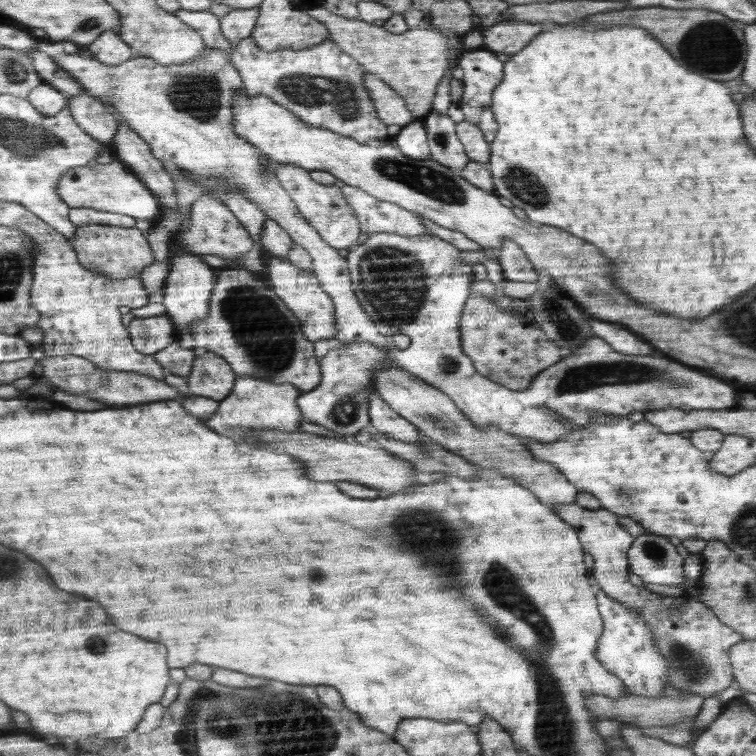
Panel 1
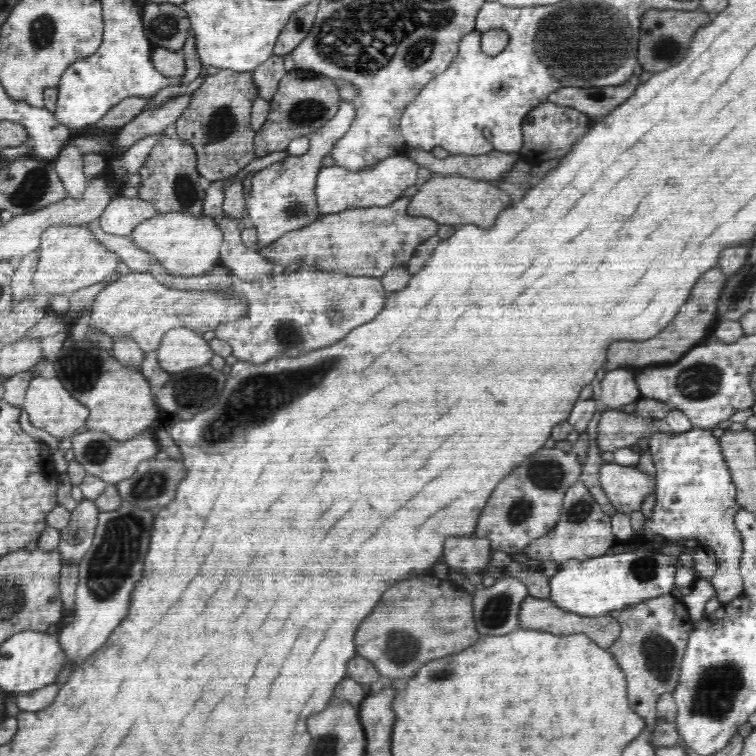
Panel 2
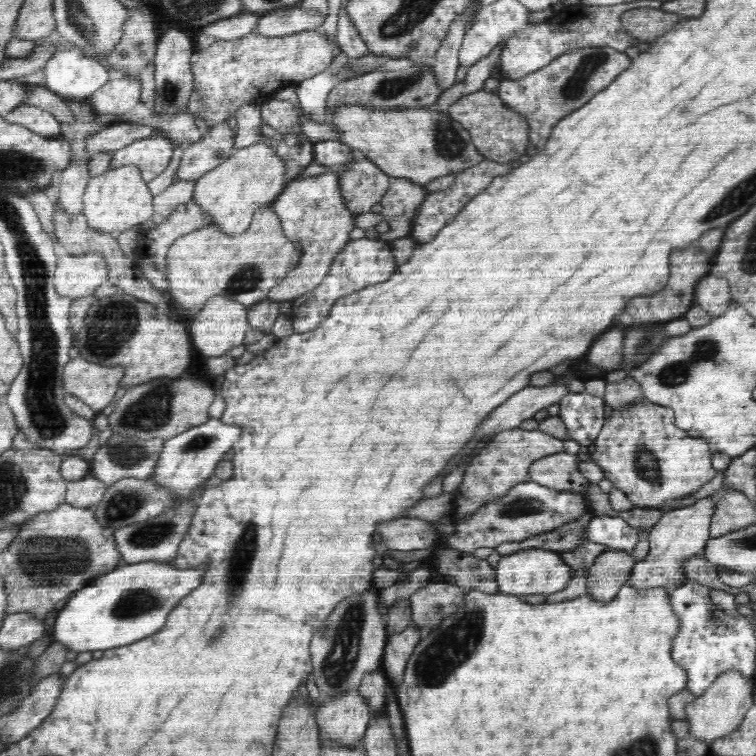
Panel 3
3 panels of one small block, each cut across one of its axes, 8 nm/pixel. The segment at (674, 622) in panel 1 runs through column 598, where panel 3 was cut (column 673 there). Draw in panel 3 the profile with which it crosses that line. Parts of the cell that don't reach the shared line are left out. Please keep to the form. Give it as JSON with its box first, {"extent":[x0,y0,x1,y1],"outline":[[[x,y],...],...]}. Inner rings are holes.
{"extent":[627,497,715,590],"outline":[[[706,497],[690,506],[666,512],[648,534],[649,553],[644,560],[635,563],[632,575],[627,580],[629,585],[636,586],[638,590],[658,586],[677,588],[683,585],[687,579],[682,564],[694,554],[698,554],[710,540],[711,518],[714,510],[715,502],[712,502],[710,497]]]}

